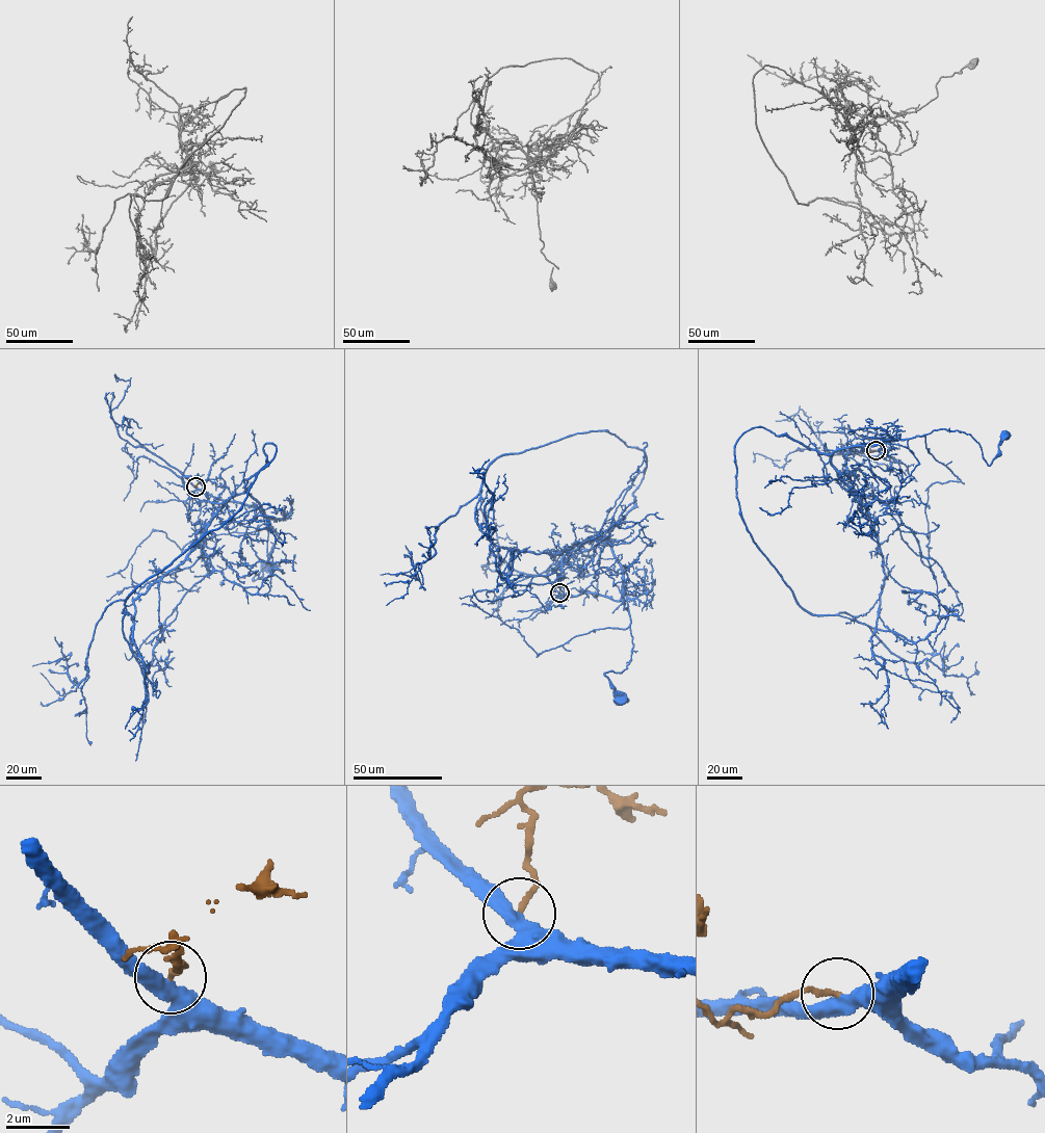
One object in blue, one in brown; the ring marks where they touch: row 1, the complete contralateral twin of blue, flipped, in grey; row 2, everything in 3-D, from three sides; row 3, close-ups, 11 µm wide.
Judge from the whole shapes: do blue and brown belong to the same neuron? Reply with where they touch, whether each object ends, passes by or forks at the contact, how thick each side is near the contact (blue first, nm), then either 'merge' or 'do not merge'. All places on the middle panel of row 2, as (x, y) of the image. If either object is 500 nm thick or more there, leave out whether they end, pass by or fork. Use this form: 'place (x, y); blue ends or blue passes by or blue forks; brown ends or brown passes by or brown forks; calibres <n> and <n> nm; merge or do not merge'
place (559, 593); blue passes by; brown ends; calibres 420 and 160 nm; merge

